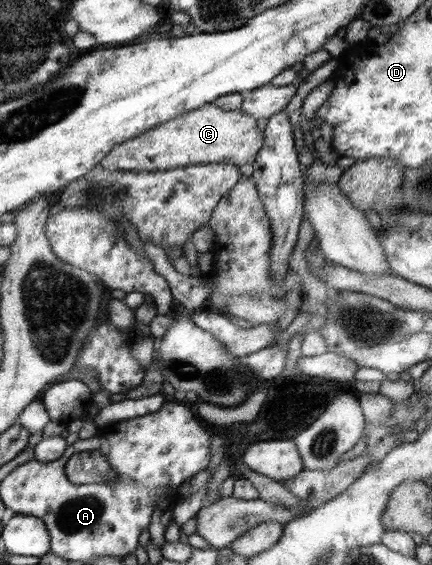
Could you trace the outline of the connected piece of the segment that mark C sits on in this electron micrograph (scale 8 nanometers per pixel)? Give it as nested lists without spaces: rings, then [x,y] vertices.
[[[207,104],[199,109],[188,111],[171,119],[151,131],[146,131],[133,139],[116,145],[101,161],[100,166],[107,171],[156,172],[187,167],[191,164],[229,162],[240,166],[253,164],[264,144],[263,132],[257,126],[257,120],[241,108],[238,110],[221,109],[218,105]]]

